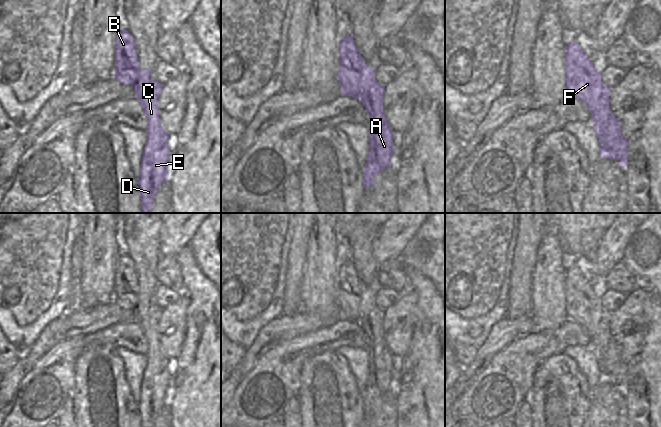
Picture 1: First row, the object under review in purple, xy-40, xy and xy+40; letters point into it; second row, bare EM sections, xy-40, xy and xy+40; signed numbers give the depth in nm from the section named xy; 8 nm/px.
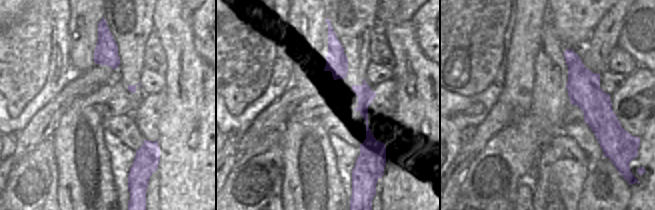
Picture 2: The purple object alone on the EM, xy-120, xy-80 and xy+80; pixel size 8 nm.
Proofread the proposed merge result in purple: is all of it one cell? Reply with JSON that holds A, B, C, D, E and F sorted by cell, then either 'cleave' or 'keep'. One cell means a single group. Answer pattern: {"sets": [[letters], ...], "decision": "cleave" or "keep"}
{"sets": [["A", "D", "E"], ["B", "C", "F"]], "decision": "cleave"}

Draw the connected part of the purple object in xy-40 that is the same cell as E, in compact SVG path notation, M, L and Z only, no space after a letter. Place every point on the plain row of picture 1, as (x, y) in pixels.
M161 345L159 346L158 357L158 360L152 362L147 359L147 365L141 381L141 391L137 402L141 427L153 427L153 421L159 411L164 406L167 406L169 401L167 395L169 357L163 353Z

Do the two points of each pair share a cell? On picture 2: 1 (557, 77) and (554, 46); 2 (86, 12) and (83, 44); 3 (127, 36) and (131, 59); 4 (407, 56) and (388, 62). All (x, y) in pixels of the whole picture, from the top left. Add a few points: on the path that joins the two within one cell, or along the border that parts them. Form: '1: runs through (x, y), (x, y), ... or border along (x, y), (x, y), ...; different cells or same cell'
1: runs through (550, 69), (550, 54); same cell
2: runs through (84, 20), (83, 36); same cell
3: runs through (131, 42), (131, 53); same cell
4: border along (385, 38), (395, 60), (392, 70); different cells

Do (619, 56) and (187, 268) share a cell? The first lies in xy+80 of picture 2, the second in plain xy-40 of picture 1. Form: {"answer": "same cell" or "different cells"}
{"answer": "different cells"}

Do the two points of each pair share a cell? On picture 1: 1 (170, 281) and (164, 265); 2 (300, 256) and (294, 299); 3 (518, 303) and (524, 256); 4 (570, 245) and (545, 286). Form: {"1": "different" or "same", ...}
{"1": "same", "2": "same", "3": "same", "4": "different"}

